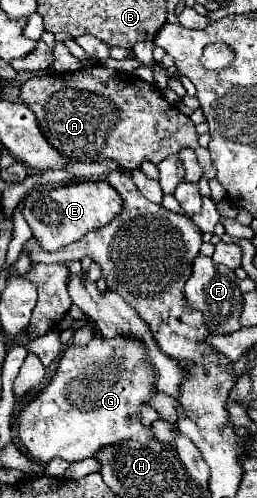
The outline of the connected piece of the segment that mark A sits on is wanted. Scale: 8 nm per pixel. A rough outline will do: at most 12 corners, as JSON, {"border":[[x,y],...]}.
{"border":[[135,74],[31,78],[21,98],[71,162],[197,152],[195,124]]}

